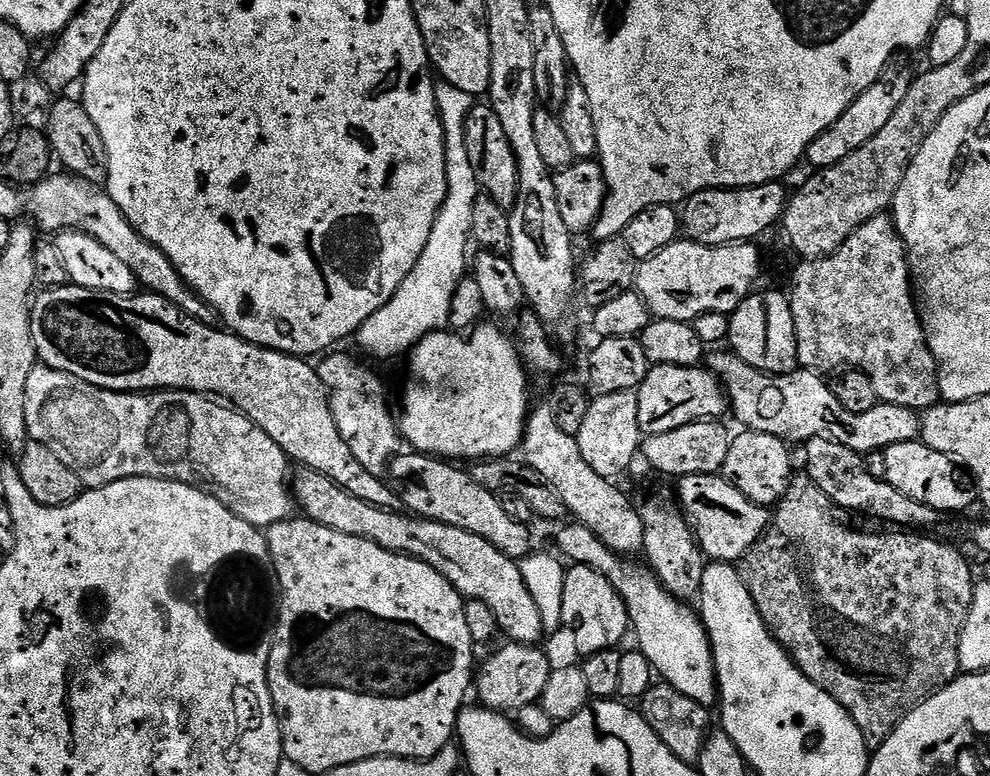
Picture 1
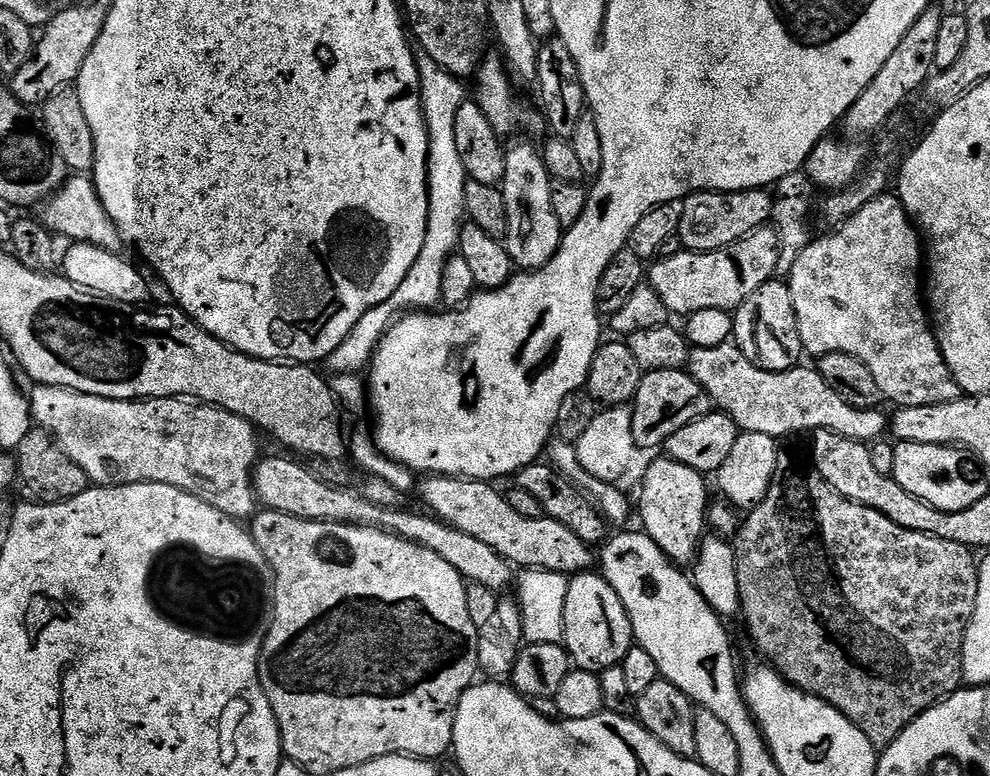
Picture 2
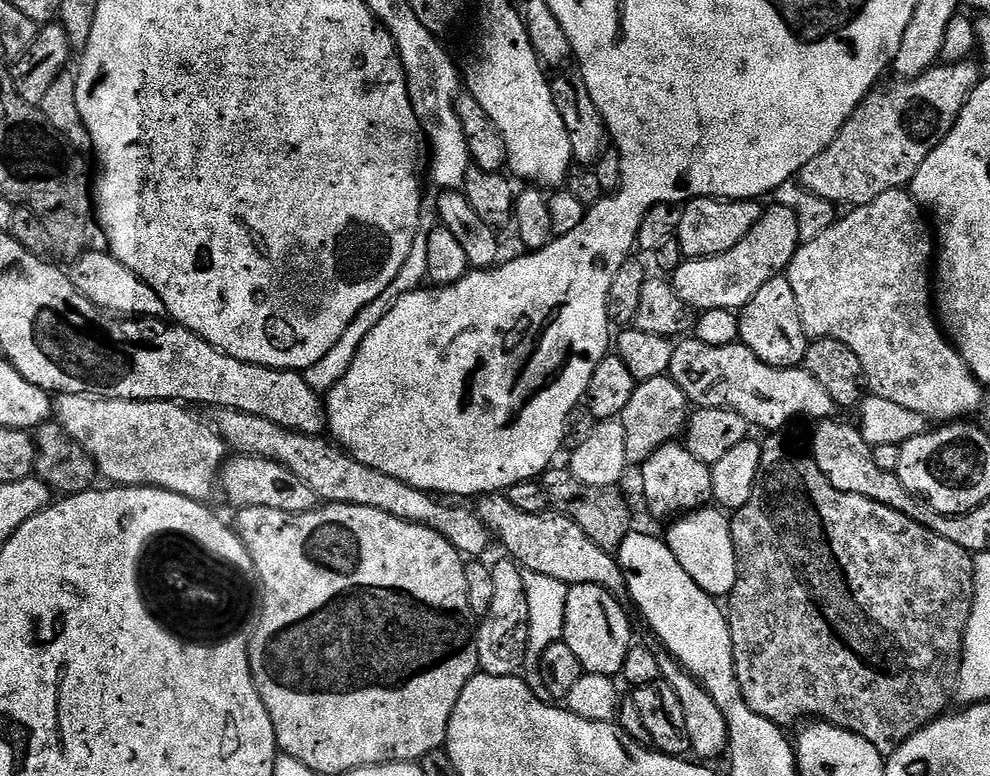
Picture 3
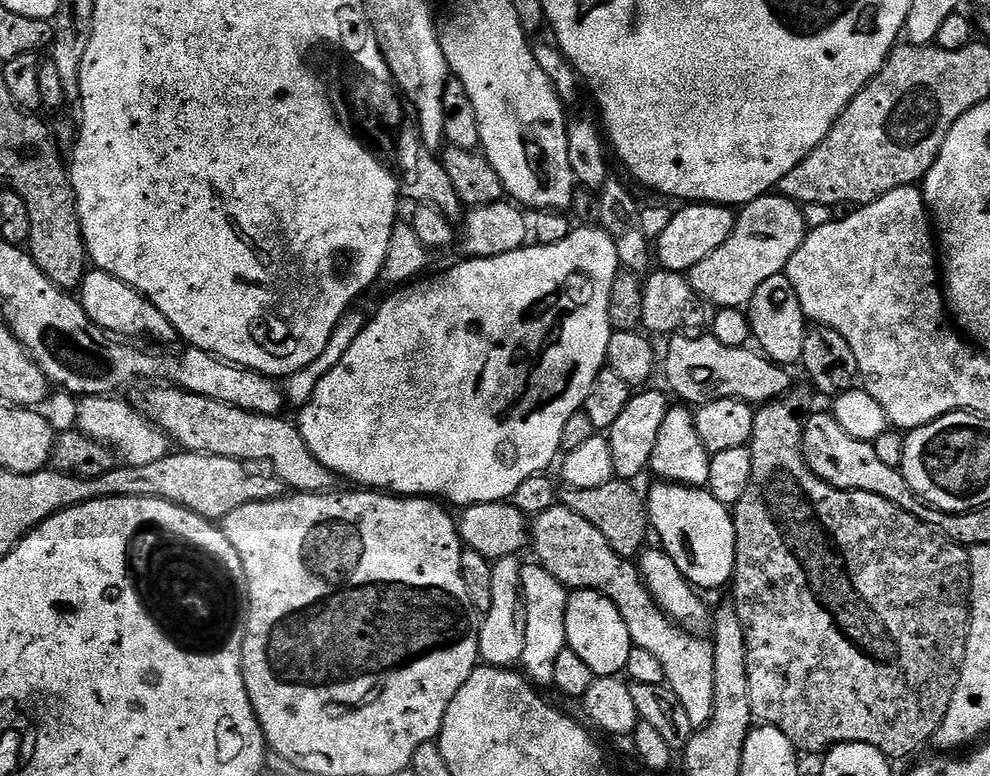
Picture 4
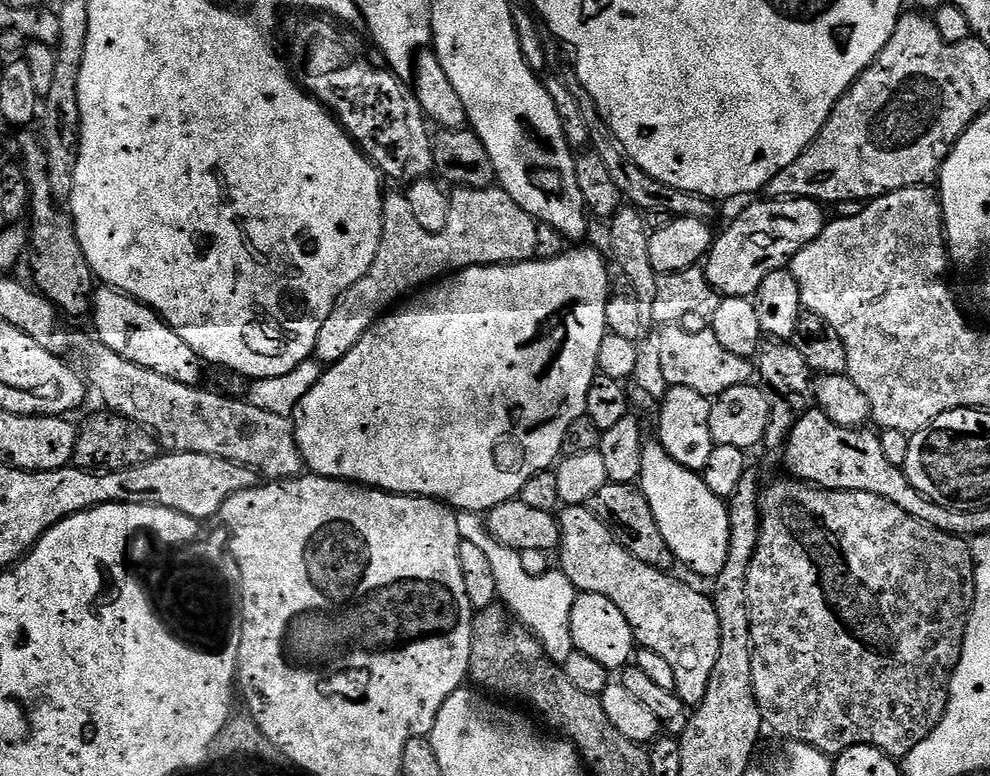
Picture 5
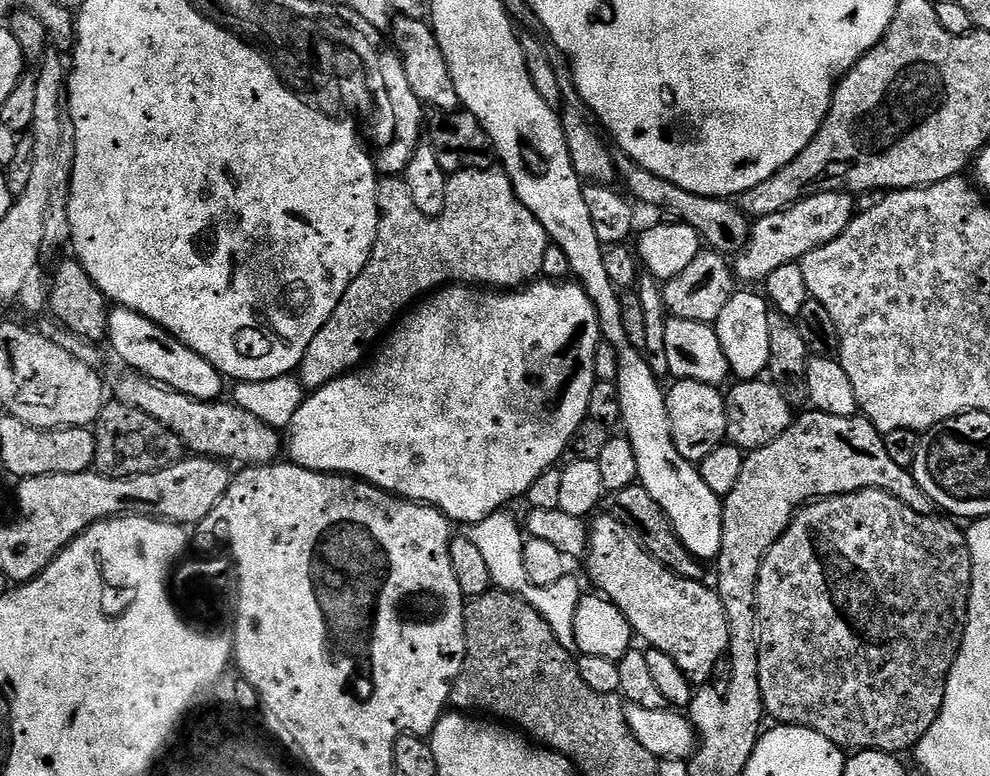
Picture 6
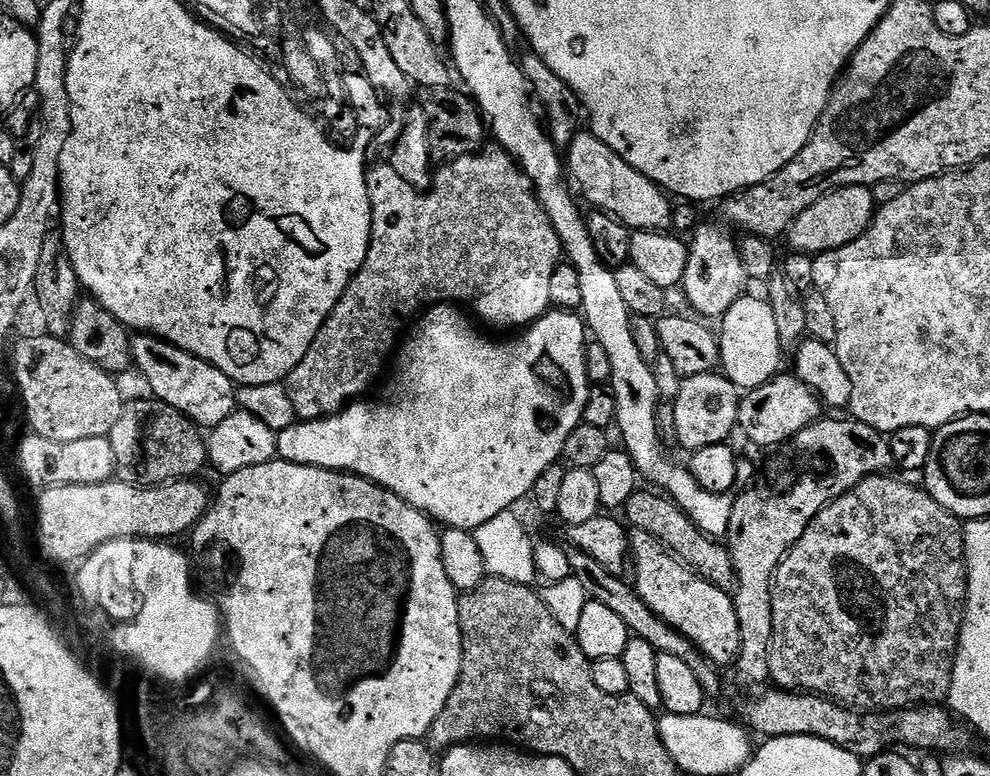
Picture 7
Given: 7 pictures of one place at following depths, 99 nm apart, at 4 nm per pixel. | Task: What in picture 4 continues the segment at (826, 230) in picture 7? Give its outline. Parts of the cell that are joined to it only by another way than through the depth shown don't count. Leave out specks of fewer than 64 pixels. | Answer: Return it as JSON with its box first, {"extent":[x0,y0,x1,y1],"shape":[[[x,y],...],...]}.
{"extent":[687,194,810,309],"shape":[[[779,194],[760,196],[743,205],[730,238],[726,238],[726,242],[722,242],[722,246],[718,246],[710,258],[702,258],[702,262],[687,273],[697,297],[716,304],[717,309],[743,309],[748,305],[758,286],[762,286],[766,278],[781,275],[787,269],[790,258],[794,258],[794,250],[802,246],[810,231],[803,211],[805,209],[797,201]]]}

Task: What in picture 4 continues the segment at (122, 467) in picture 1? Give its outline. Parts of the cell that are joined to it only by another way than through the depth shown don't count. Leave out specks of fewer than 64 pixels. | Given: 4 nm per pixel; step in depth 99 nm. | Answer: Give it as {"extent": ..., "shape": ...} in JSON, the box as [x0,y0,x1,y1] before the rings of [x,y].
{"extent":[78,395,170,468],"shape":[[[111,395],[83,397],[83,399],[79,401],[79,423],[78,423],[79,431],[83,433],[83,435],[87,437],[87,439],[89,440],[97,441],[104,446],[107,446],[107,444],[109,444],[109,446],[112,447],[113,450],[116,451],[117,454],[120,455],[122,459],[124,459],[121,461],[123,461],[123,463],[130,468],[141,468],[142,466],[150,466],[152,462],[158,462],[159,460],[166,459],[170,455],[170,449],[168,449],[168,444],[170,445],[170,437],[168,433],[165,432],[164,429],[161,428],[160,425],[156,423],[156,421],[150,419],[148,416],[145,416],[143,411],[141,411],[139,407],[133,406],[133,408],[131,408],[131,406],[128,405],[126,401],[116,400],[116,399],[120,398],[113,398]]]}

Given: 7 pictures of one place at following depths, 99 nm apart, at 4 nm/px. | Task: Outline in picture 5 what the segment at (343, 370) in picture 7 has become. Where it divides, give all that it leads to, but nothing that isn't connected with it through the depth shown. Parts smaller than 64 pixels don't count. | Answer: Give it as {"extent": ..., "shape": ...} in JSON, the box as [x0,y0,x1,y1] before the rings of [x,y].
{"extent":[314,187,538,366],"shape":[[[457,187],[451,198],[446,230],[427,232],[414,219],[407,195],[400,193],[399,196],[392,192],[384,196],[384,225],[378,254],[374,254],[370,270],[366,270],[366,274],[362,274],[362,278],[358,278],[358,282],[338,298],[334,310],[330,310],[330,318],[326,318],[322,325],[314,353],[321,365],[327,366],[346,358],[362,334],[409,294],[464,268],[477,268],[483,264],[517,264],[536,256],[538,221],[535,216],[526,214],[526,210],[522,210],[522,206],[518,206],[518,202],[514,202],[503,188]]]}

